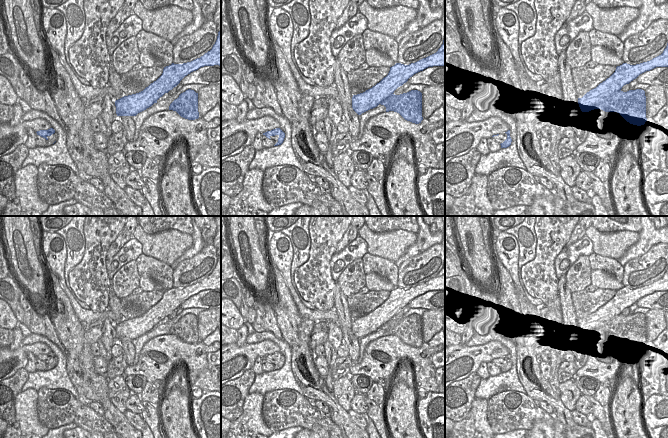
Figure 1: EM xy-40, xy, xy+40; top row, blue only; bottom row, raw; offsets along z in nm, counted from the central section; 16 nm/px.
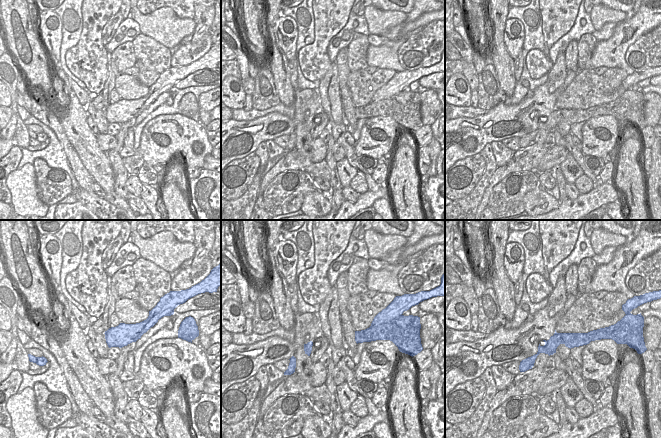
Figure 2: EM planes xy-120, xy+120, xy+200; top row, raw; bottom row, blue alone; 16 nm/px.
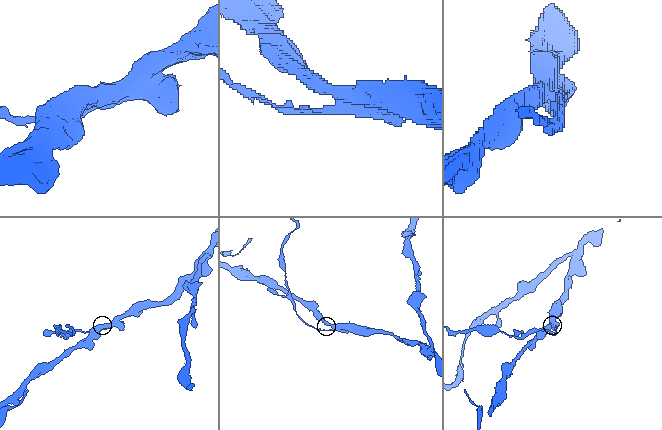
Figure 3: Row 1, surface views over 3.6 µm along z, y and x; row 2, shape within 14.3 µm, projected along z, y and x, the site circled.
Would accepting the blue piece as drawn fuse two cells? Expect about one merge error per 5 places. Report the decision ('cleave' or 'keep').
cleave

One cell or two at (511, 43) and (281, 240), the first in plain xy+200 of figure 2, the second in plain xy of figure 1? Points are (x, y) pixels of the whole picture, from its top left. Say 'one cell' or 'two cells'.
one cell

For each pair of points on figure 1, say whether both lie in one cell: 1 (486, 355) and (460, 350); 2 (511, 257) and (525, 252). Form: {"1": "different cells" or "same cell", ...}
{"1": "same cell", "2": "different cells"}

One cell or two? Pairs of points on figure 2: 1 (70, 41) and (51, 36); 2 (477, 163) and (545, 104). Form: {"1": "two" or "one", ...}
{"1": "two", "2": "two"}

